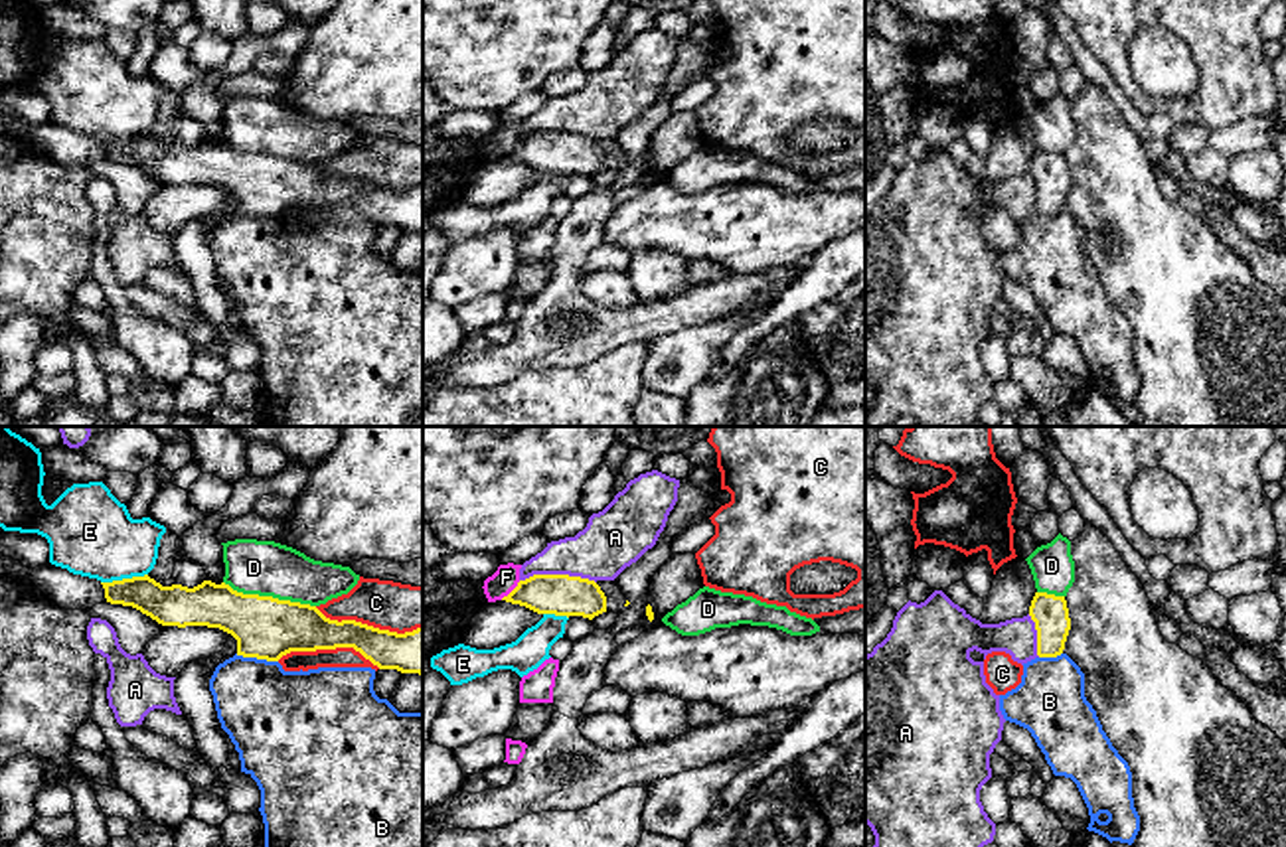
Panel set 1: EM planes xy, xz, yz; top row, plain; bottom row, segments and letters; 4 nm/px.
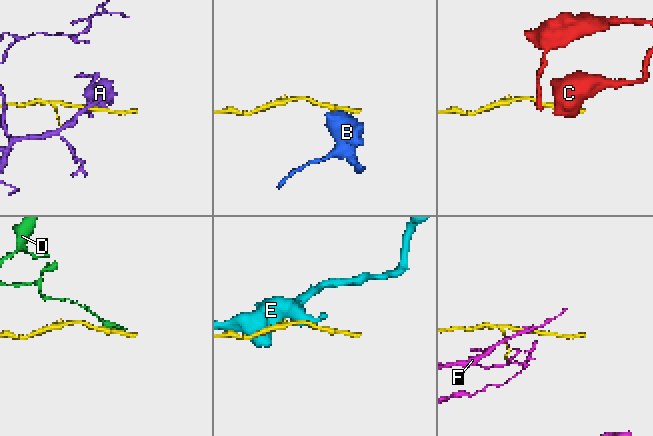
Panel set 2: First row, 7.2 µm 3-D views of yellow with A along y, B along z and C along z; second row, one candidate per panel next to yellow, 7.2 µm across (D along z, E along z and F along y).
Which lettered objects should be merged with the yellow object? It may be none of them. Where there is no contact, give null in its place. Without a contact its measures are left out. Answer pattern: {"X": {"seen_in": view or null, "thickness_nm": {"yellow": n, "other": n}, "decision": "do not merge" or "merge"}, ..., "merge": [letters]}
{"A": {"seen_in": "xz", "thickness_nm": {"yellow": 170, "other": 240}, "decision": "do not merge"}, "B": {"seen_in": "xy", "thickness_nm": {"yellow": 260, "other": 400}, "decision": "do not merge"}, "C": {"seen_in": "xy", "thickness_nm": {"yellow": 190, "other": 200}, "decision": "do not merge"}, "D": {"seen_in": "xy", "thickness_nm": {"yellow": 260, "other": 220}, "decision": "do not merge"}, "E": {"seen_in": "xy", "thickness_nm": {"yellow": 170, "other": 340}, "decision": "do not merge"}, "F": {"seen_in": "xz", "thickness_nm": {"yellow": 170, "other": 100}, "decision": "do not merge"}, "merge": []}

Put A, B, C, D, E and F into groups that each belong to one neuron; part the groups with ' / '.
A / B / C / D / E / F

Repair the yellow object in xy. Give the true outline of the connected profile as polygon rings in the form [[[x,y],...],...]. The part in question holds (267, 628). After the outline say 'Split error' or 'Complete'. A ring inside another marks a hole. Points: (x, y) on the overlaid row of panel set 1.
[[[148,575],[113,582],[101,582],[111,604],[132,606],[162,626],[207,626],[219,628],[237,640],[237,655],[279,661],[290,652],[316,652],[354,648],[379,669],[423,675],[423,628],[397,634],[356,620],[330,620],[316,606],[279,600],[273,596],[243,594],[229,584],[203,580],[188,588],[182,584],[162,586]]]. Complete

